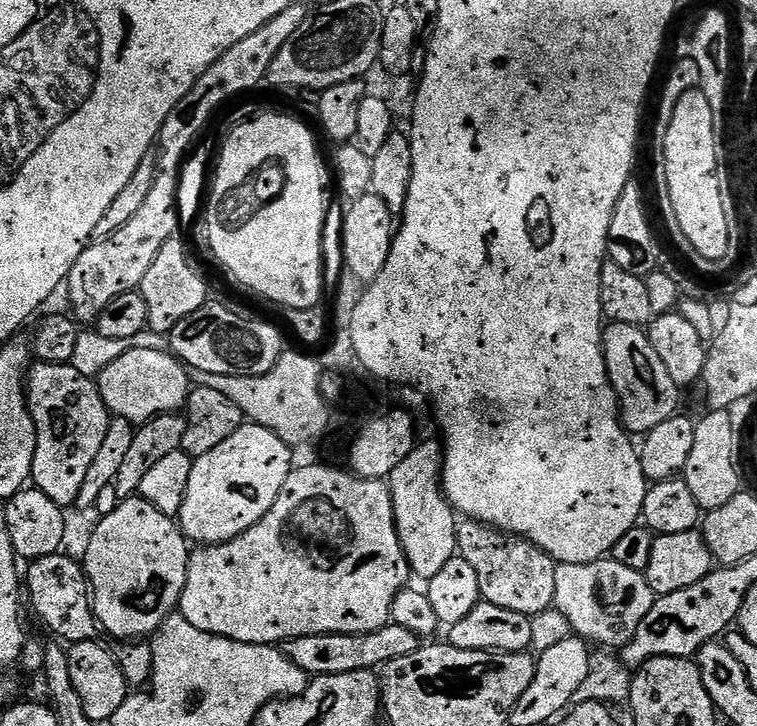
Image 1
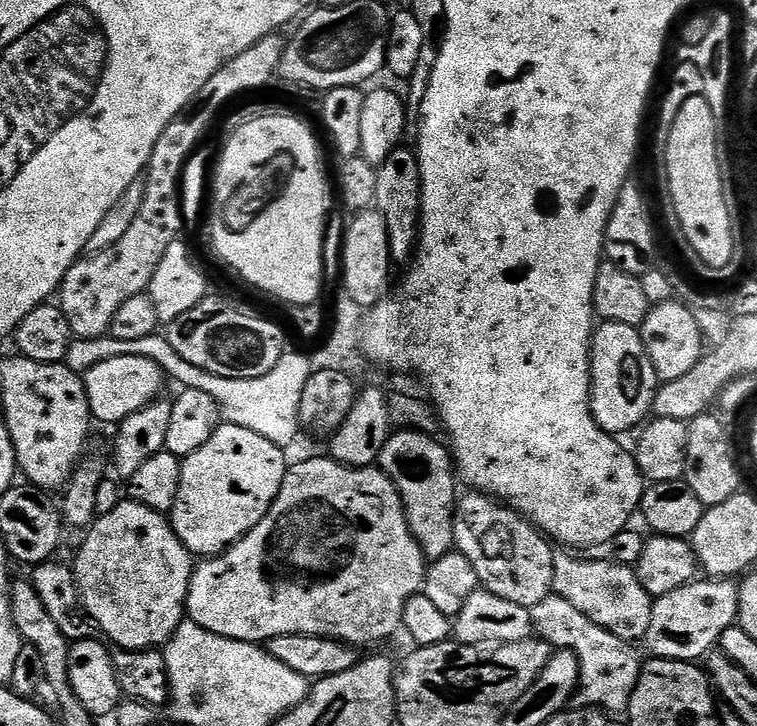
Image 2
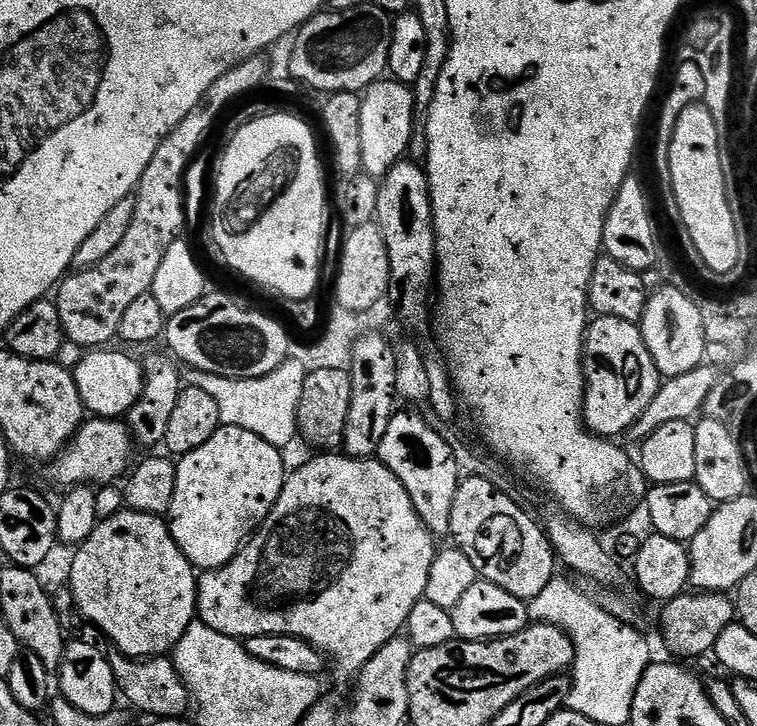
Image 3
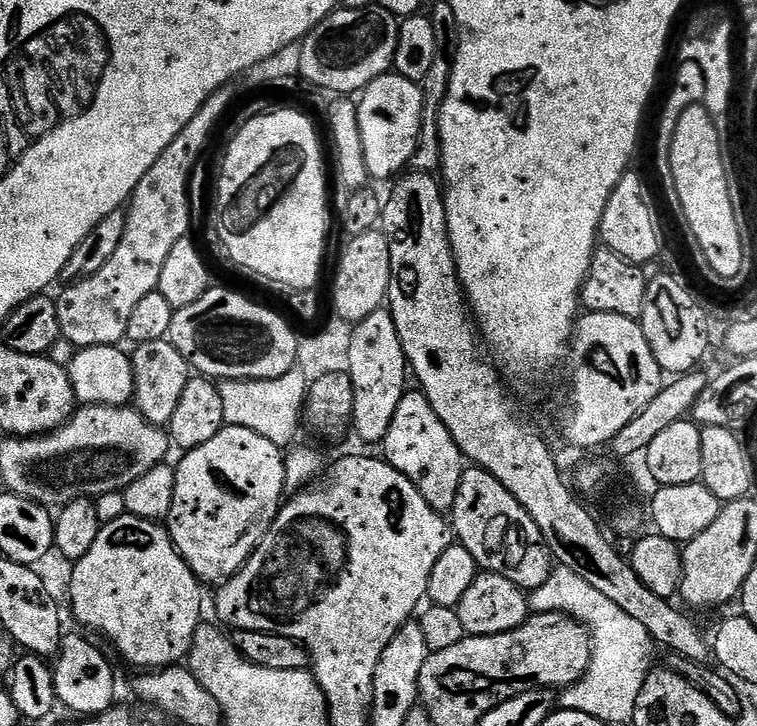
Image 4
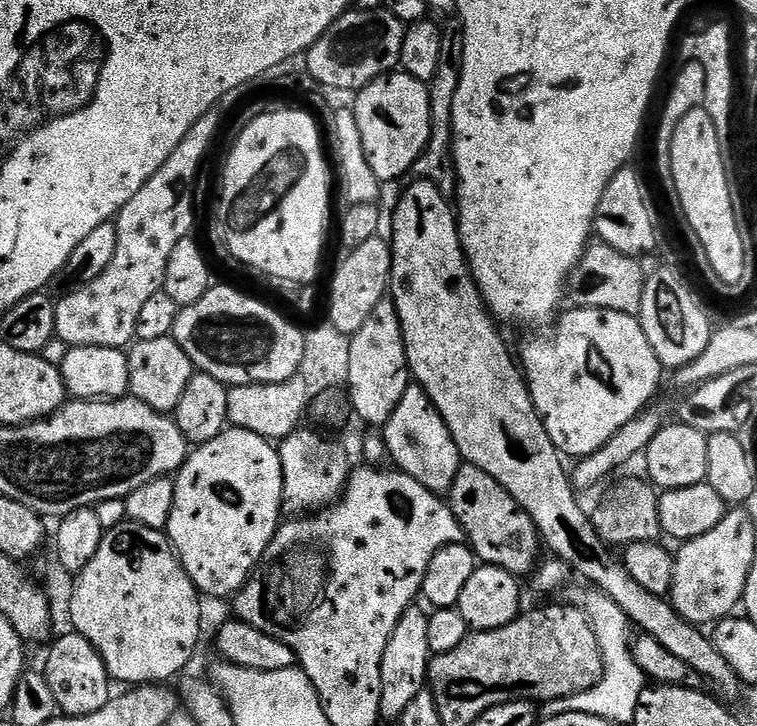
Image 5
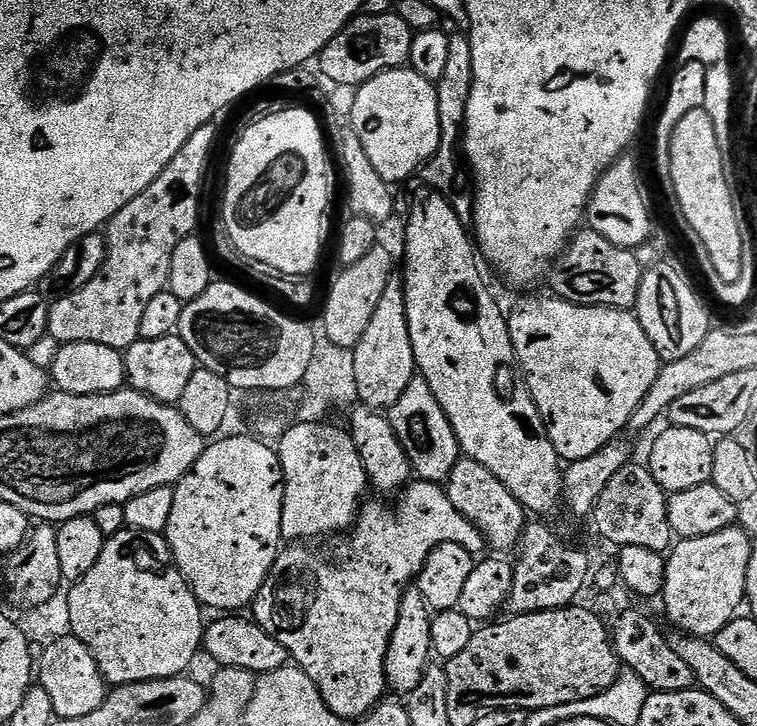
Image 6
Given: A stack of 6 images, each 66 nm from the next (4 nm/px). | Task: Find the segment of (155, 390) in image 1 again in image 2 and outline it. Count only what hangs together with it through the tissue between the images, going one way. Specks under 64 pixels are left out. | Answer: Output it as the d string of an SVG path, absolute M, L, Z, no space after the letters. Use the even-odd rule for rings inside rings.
M123 356L110 358L106 362L98 362L98 366L83 373L86 394L90 402L90 410L97 421L104 424L119 425L130 414L142 410L147 404L157 399L160 387L166 383L166 375L150 358Z

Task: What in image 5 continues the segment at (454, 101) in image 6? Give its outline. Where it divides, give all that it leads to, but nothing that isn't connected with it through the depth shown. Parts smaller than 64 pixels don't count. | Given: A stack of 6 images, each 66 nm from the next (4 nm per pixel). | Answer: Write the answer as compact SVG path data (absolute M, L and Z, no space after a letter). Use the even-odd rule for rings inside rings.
M459 23L444 24L437 72L434 74L431 83L428 84L432 133L428 139L426 150L416 159L411 170L413 177L421 180L430 180L432 183L441 186L451 185L456 178L456 169L452 162L452 107L454 106L454 94L458 94L463 49L464 33Z

